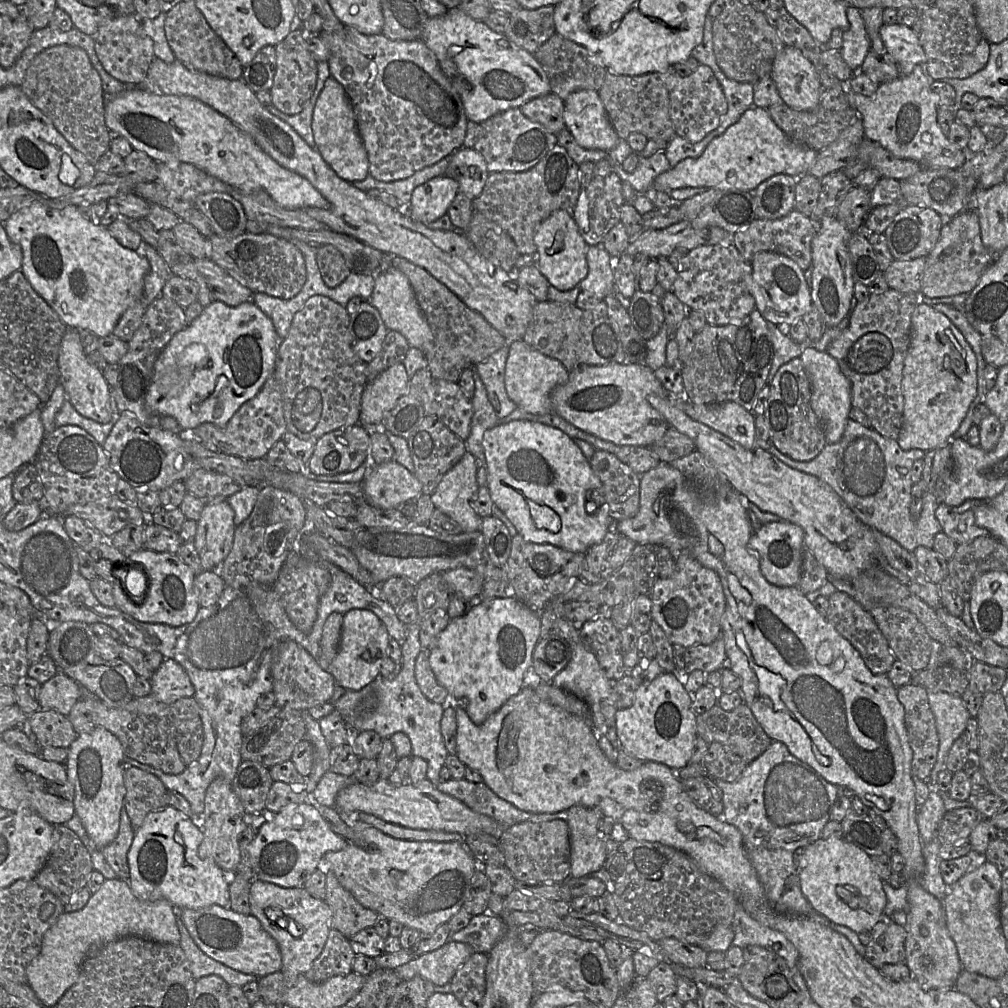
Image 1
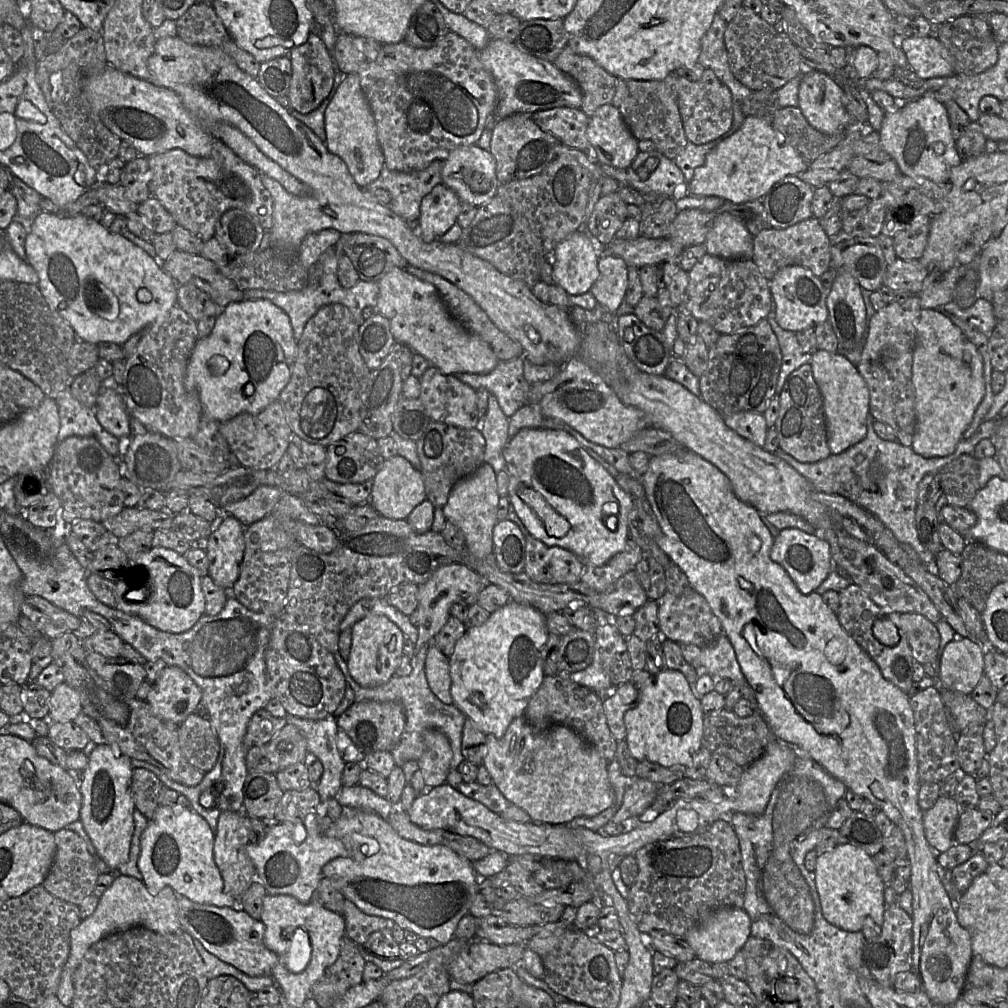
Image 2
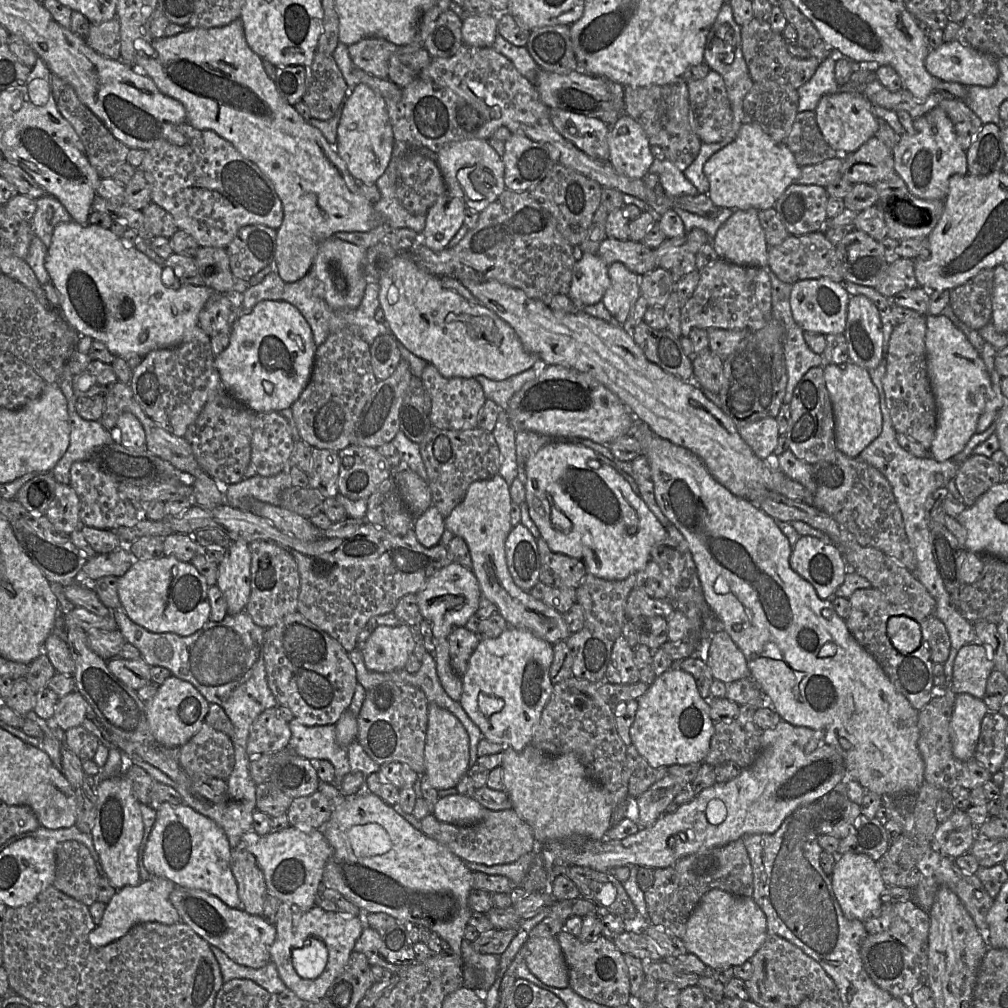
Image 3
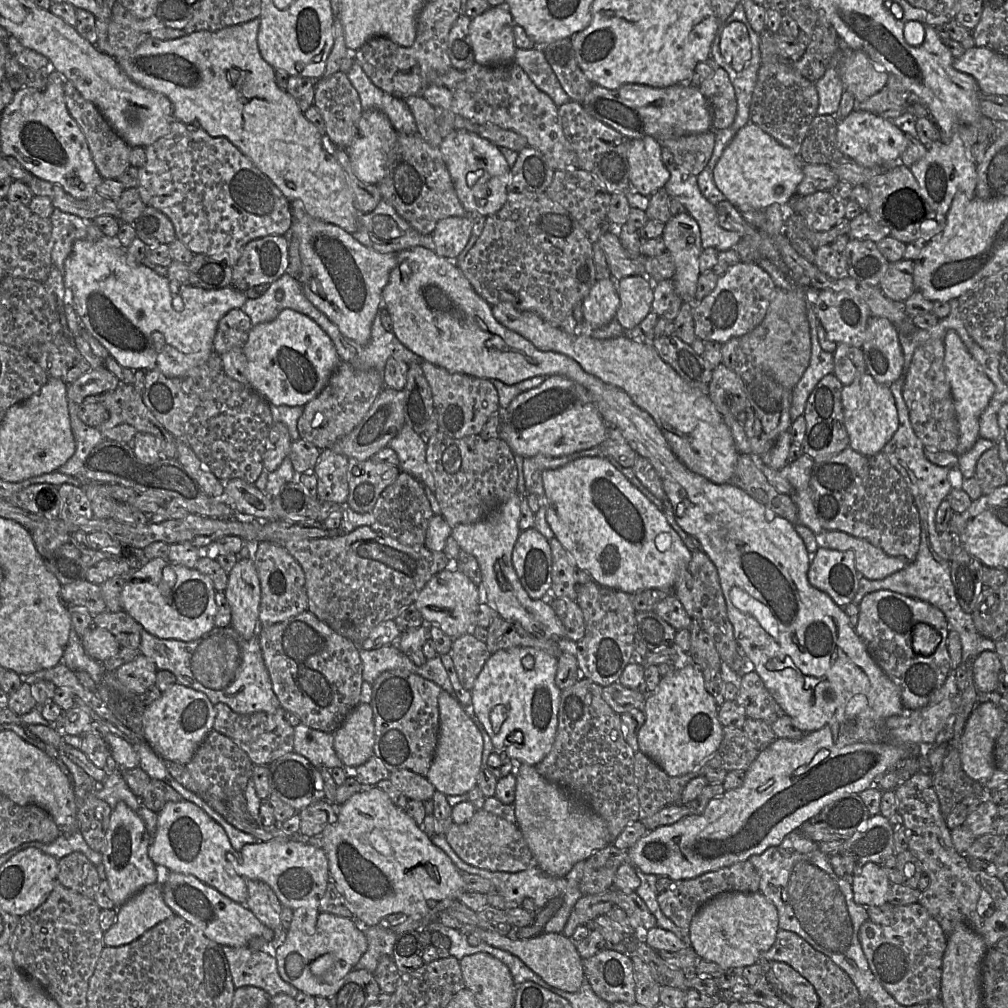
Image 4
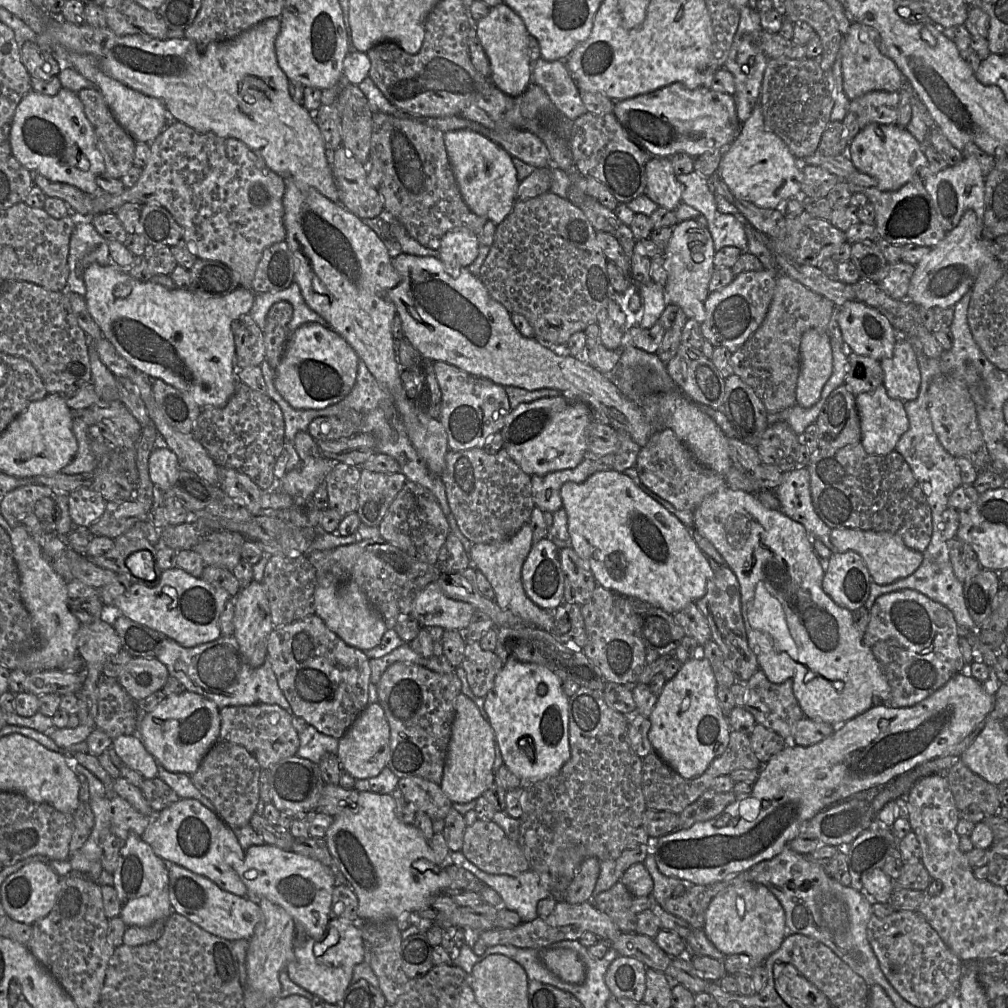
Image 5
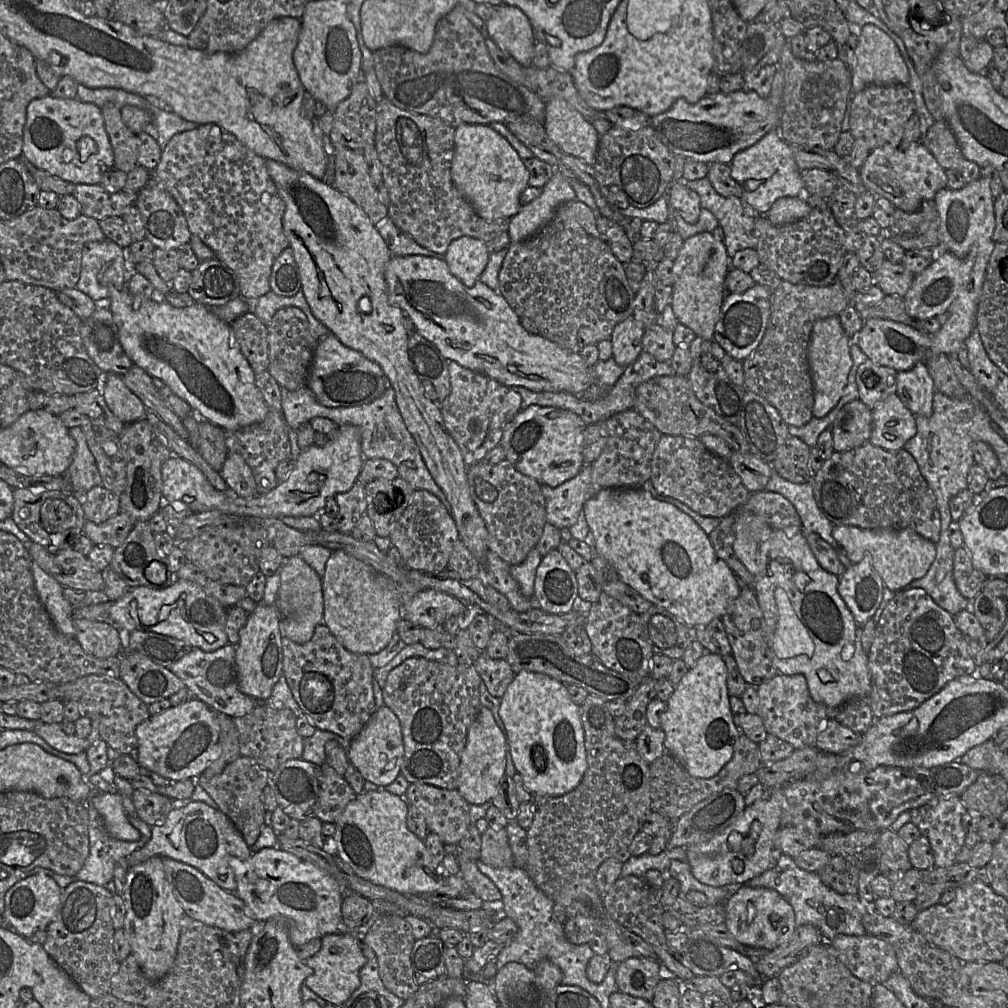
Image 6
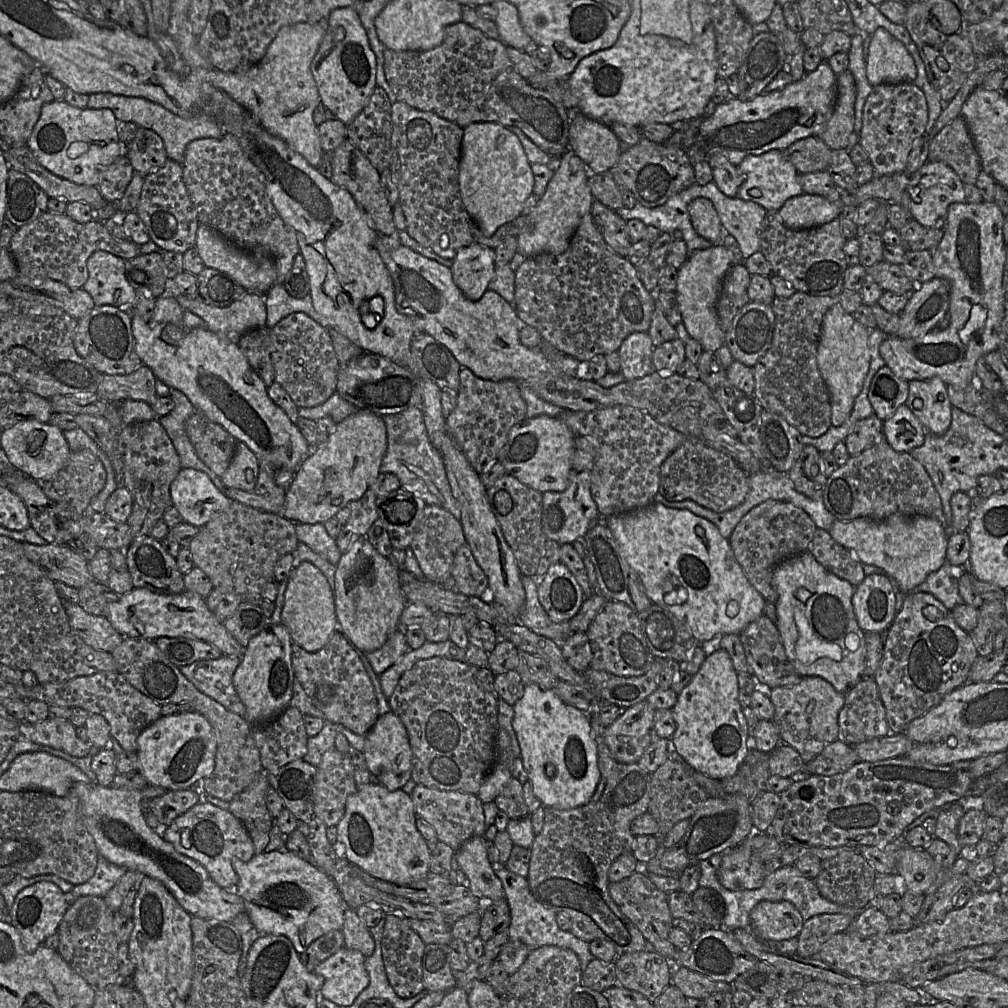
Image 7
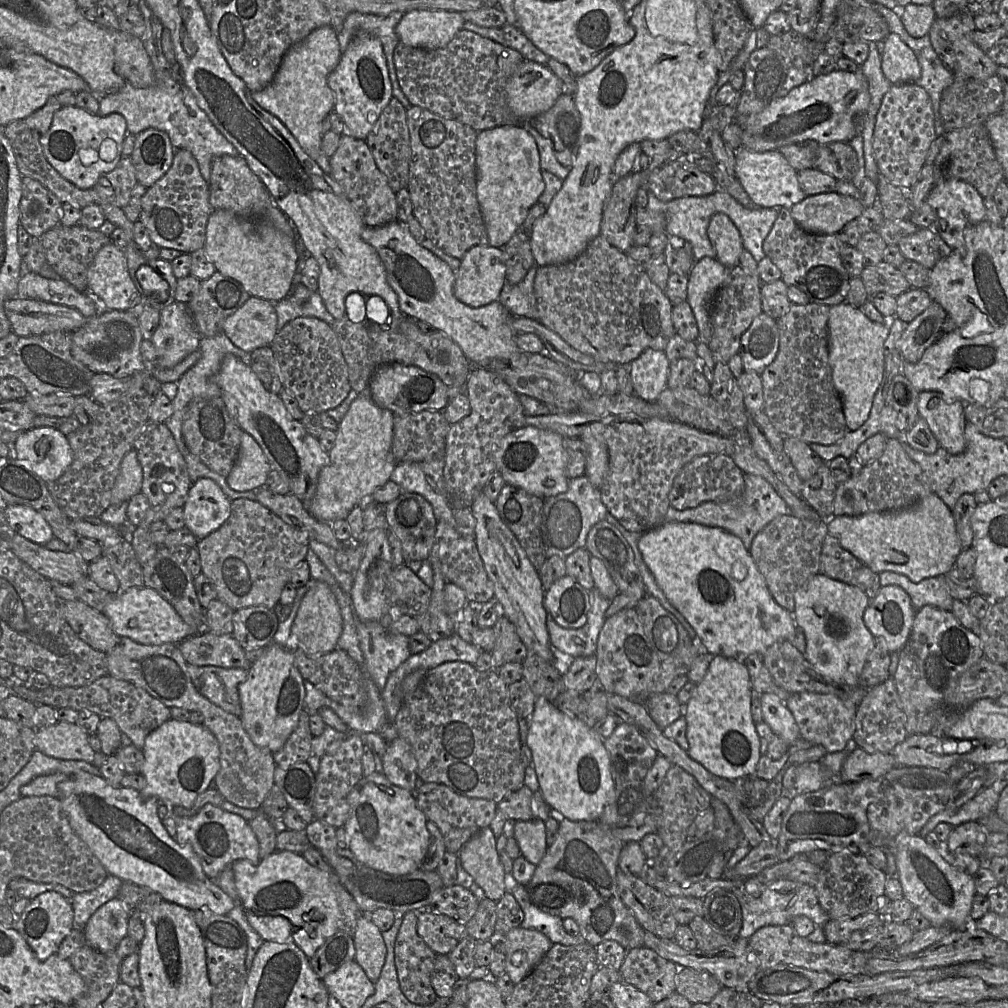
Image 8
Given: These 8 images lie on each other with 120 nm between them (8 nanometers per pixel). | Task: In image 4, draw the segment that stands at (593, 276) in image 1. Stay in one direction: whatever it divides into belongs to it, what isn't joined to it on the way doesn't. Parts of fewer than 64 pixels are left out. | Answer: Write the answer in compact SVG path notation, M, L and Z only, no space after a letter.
M629 276L614 282L620 299L615 319L625 330L632 329L652 311L654 283L646 276Z

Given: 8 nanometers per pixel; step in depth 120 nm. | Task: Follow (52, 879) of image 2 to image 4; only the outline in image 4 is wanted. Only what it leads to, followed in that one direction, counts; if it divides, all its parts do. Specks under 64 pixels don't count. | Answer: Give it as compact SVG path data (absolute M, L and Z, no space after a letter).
M72 852L58 862L58 882L87 897L95 899L101 883L97 867L82 853Z

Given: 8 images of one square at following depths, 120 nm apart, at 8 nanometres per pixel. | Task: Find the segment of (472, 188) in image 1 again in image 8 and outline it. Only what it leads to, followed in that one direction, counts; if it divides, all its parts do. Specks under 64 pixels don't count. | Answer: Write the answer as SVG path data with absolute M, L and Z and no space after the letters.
M512 124L478 132L475 154L476 195L489 245L502 249L520 230L529 209L539 202L544 191L539 151L525 127Z

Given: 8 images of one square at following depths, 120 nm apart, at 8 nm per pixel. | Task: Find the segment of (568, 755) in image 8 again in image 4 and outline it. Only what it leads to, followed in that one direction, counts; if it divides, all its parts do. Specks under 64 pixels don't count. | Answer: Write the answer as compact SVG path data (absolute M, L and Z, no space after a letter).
M513 647L492 653L478 675L471 698L476 717L491 738L493 747L508 757L513 768L523 763L538 765L550 752L558 727L561 690L555 683L557 659L532 647Z

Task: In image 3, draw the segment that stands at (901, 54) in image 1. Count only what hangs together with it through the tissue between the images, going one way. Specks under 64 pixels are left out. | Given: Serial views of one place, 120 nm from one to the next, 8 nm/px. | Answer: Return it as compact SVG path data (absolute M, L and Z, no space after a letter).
M959 41L944 42L931 48L925 68L939 80L965 86L991 87L999 75L995 57Z

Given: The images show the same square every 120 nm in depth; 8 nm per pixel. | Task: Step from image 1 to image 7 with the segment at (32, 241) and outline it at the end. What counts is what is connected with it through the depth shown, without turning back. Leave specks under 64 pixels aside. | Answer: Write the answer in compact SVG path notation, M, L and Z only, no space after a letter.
M132 315L134 348L144 365L171 389L184 393L196 410L245 443L261 461L294 472L311 452L296 423L278 407L247 357L232 343L206 327L185 329L173 324L145 322Z

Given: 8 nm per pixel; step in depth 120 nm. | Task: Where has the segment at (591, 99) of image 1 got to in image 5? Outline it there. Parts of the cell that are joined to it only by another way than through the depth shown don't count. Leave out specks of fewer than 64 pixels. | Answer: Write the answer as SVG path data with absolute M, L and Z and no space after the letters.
M653 157L645 167L645 195L658 206L676 211L682 203L682 184L677 180L668 157Z

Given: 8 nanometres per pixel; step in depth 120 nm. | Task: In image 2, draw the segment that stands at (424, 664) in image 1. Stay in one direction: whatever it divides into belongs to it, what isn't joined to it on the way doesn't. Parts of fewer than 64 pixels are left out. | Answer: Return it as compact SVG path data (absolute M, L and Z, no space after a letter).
M432 644L427 652L425 673L428 685L436 697L445 704L452 704L449 657Z

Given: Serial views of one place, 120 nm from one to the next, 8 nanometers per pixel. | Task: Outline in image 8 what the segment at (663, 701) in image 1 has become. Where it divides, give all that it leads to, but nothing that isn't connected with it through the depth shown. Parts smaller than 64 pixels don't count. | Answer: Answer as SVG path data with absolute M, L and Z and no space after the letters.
M717 655L709 663L707 672L697 684L691 699L683 706L683 717L687 722L688 755L712 774L733 782L753 773L762 755L761 738L751 713L752 688L748 669L743 663L734 658Z

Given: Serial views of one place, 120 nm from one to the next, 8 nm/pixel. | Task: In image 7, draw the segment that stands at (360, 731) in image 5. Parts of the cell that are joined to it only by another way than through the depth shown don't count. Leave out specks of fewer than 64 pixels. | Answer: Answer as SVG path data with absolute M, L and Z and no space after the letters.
M392 710L377 718L371 730L366 734L362 752L371 774L388 790L401 789L410 780L412 753L408 733L400 718Z

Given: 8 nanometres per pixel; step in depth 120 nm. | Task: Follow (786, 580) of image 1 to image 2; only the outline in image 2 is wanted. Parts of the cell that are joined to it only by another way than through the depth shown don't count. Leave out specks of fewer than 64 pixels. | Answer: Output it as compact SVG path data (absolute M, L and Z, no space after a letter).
M795 528L780 530L774 538L770 558L787 572L804 595L816 592L818 586L834 570L830 544L816 535Z

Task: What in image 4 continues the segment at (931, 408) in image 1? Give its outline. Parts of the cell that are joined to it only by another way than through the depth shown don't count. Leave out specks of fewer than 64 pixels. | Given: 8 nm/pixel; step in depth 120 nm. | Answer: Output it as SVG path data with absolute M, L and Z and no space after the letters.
M954 330L946 332L944 350L944 368L951 387L959 427L959 443L955 454L961 456L967 453L979 438L980 417L993 396L995 387Z

